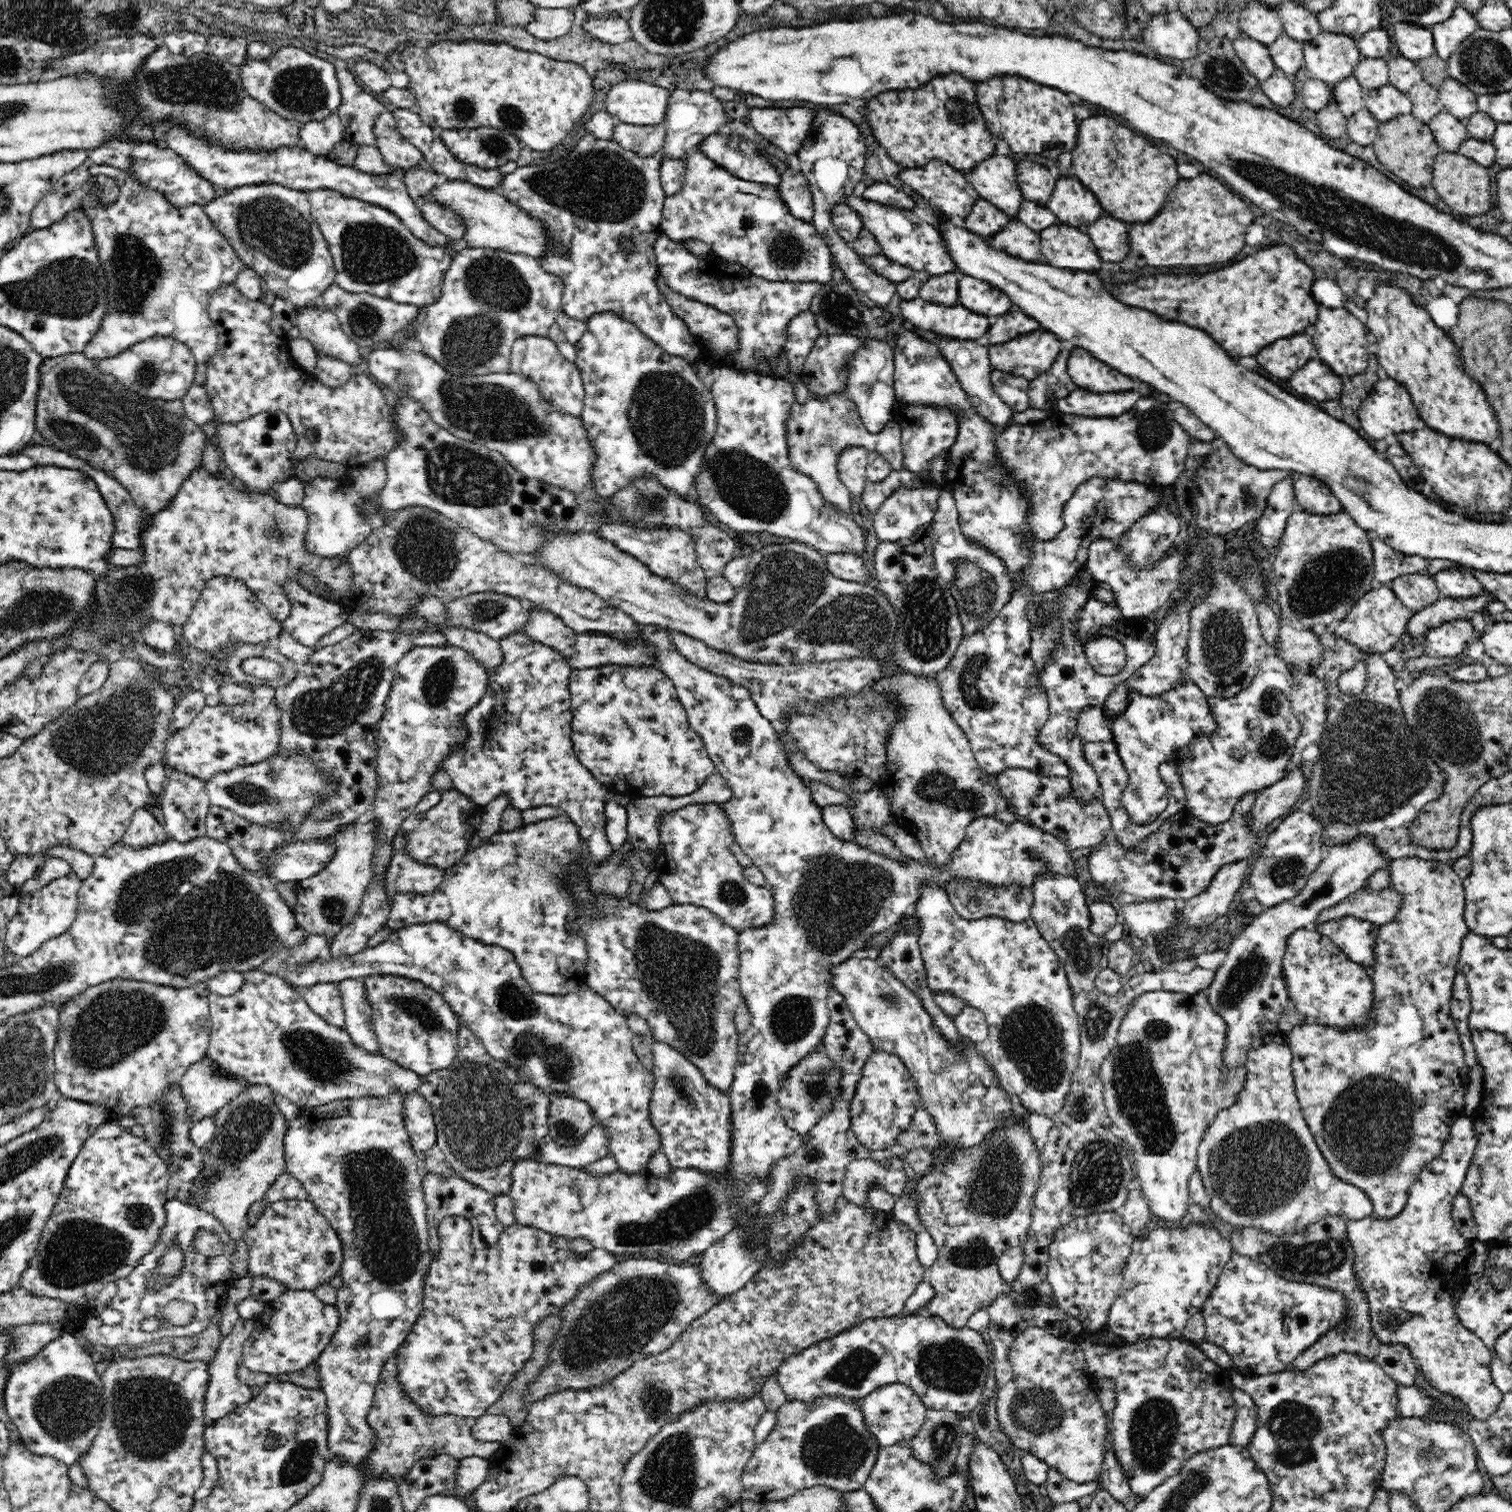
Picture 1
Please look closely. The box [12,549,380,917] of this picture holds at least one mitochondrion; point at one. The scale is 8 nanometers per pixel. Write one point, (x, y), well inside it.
(105, 740)

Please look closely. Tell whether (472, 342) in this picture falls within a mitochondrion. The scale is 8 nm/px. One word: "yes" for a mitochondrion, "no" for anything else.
yes

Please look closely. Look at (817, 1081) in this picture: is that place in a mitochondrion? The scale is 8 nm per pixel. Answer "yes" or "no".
yes

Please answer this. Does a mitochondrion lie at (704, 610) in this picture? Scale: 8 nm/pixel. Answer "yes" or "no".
no

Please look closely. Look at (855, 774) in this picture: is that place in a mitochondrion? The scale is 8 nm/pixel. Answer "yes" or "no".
no

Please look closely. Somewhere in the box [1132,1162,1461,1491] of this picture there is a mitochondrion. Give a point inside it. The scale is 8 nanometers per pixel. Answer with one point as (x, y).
(1292, 1425)

